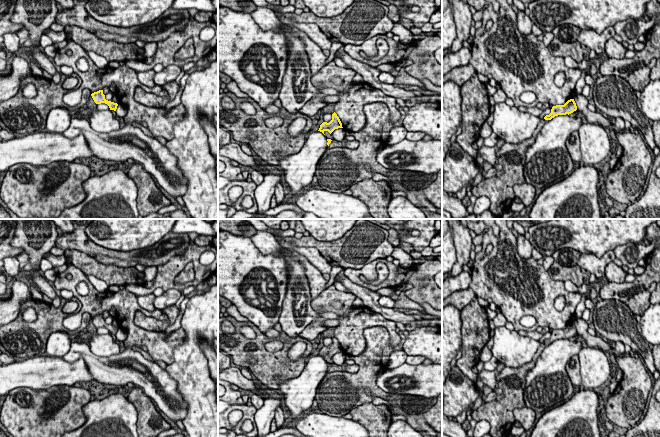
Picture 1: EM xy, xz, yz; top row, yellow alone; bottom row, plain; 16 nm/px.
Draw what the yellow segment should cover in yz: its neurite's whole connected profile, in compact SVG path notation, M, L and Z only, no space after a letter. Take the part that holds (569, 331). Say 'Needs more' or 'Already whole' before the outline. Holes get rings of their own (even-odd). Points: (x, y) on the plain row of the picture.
Needs more. M574 323L568 324L564 329L553 330L551 337L540 344L531 362L519 368L505 367L500 373L496 372L496 382L504 396L501 399L482 404L472 412L472 419L488 421L492 437L509 435L511 427L516 421L513 410L525 407L523 392L527 372L535 366L537 358L549 344L558 339L569 339L576 334Z

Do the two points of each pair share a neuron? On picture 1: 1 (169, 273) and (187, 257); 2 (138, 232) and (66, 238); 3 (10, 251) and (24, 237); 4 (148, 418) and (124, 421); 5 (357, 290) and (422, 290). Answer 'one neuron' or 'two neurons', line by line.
1: one neuron
2: two neurons
3: two neurons
4: two neurons
5: two neurons

